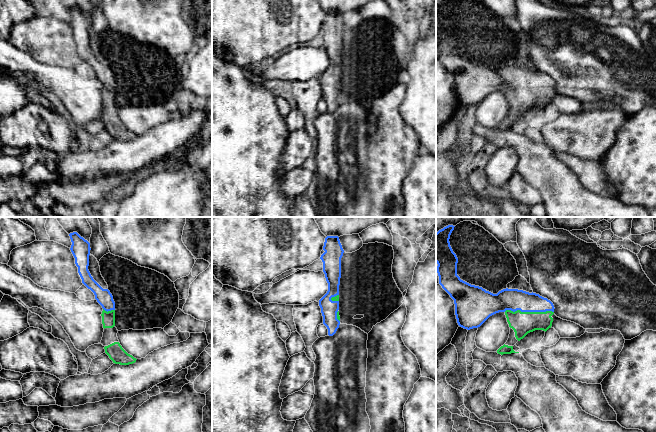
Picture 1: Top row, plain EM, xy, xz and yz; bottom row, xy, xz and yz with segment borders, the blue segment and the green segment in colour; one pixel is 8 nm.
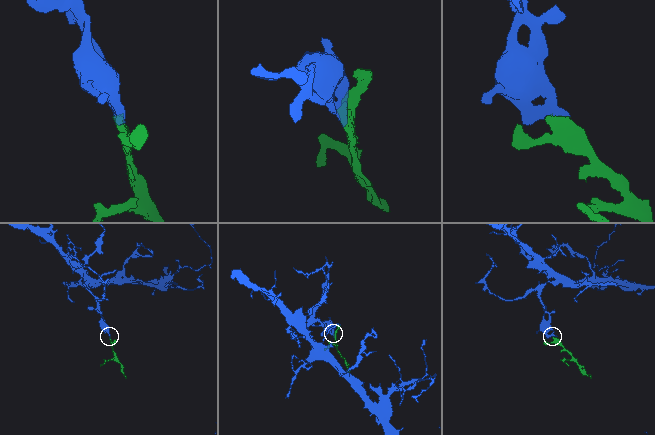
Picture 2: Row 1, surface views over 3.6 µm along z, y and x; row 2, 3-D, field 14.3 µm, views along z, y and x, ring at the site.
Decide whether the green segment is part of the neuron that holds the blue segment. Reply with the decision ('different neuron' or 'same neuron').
same neuron

